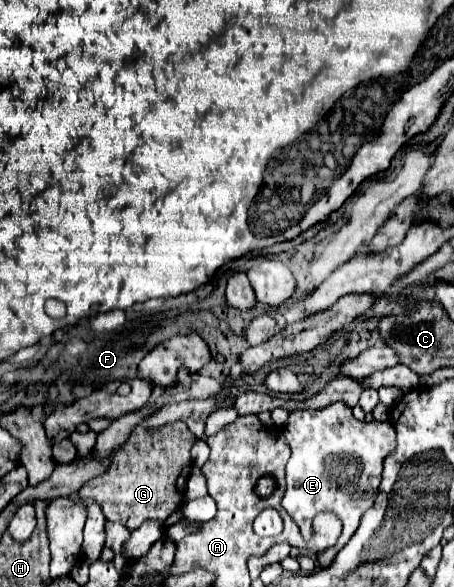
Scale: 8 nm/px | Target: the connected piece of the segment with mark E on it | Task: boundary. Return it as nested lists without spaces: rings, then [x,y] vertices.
[[[333,403],[321,411],[293,411],[283,435],[293,451],[287,463],[287,489],[281,501],[283,509],[297,523],[305,539],[313,535],[313,527],[307,523],[313,523],[315,515],[323,511],[335,513],[343,523],[339,541],[317,555],[319,565],[327,567],[339,549],[353,537],[363,513],[373,507],[381,483],[383,461],[397,445],[395,429],[389,421],[359,421],[345,403]]]

